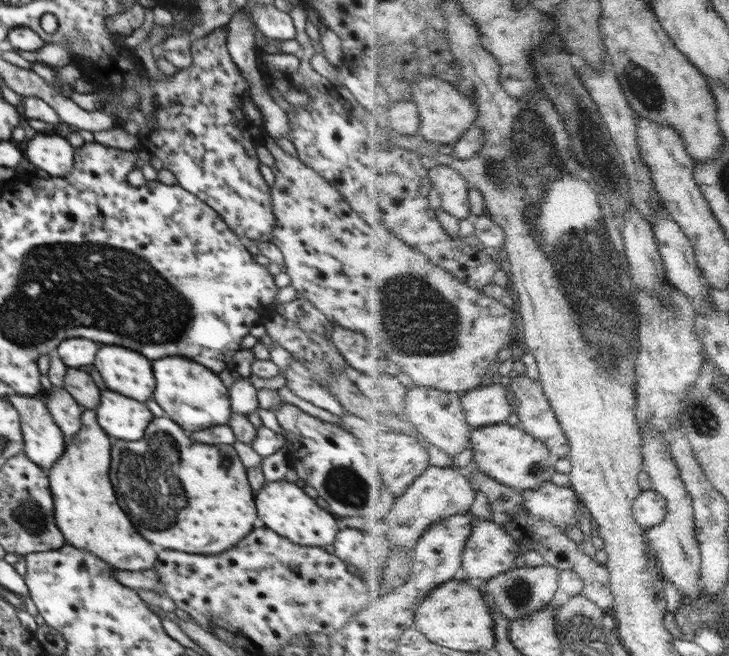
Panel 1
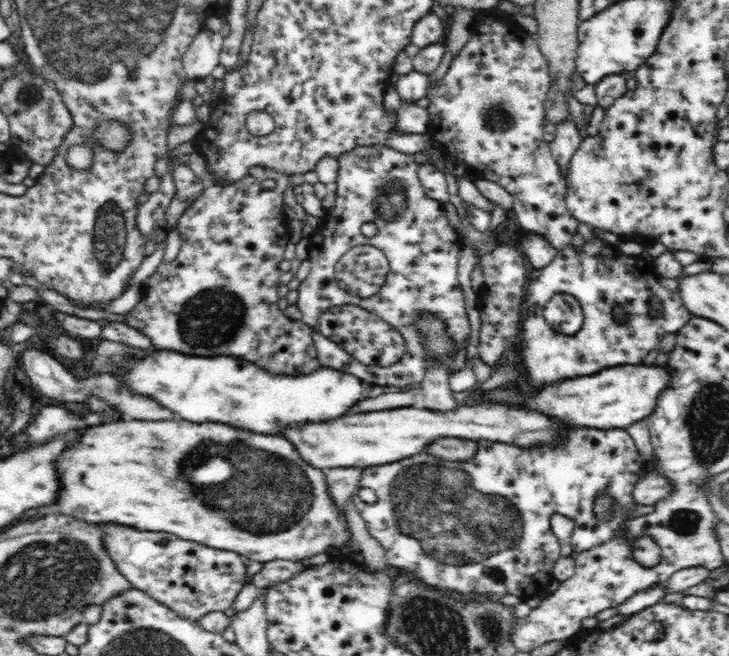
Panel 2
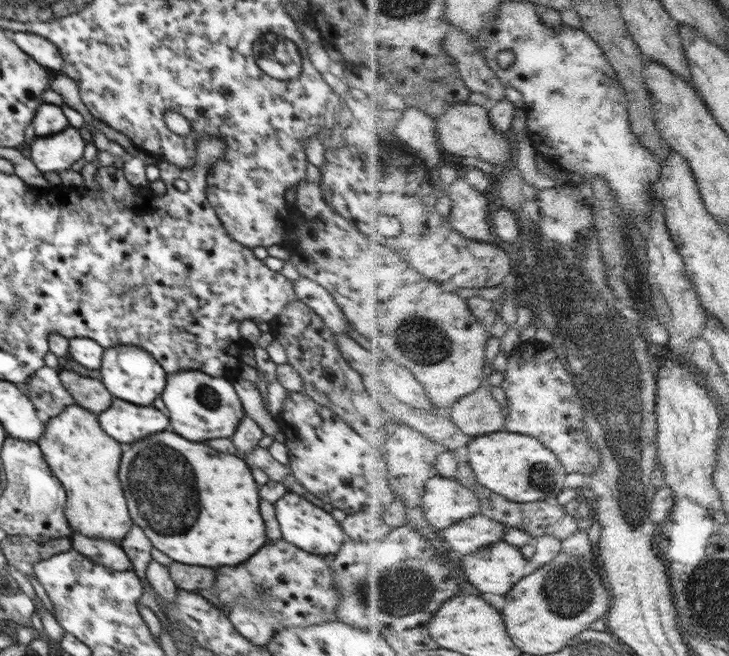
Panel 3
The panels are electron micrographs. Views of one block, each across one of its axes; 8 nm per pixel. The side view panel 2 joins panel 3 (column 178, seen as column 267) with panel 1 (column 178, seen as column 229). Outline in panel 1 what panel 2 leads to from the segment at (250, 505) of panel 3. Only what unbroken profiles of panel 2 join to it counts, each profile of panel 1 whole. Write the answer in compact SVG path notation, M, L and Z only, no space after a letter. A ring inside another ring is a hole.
M154 418L144 430L142 442L118 440L112 446L110 480L114 492L120 492L116 494L120 508L148 542L213 556L242 540L258 518L244 464L236 454L233 445L194 442L170 418ZM166 462L172 468L172 478L168 478Z

